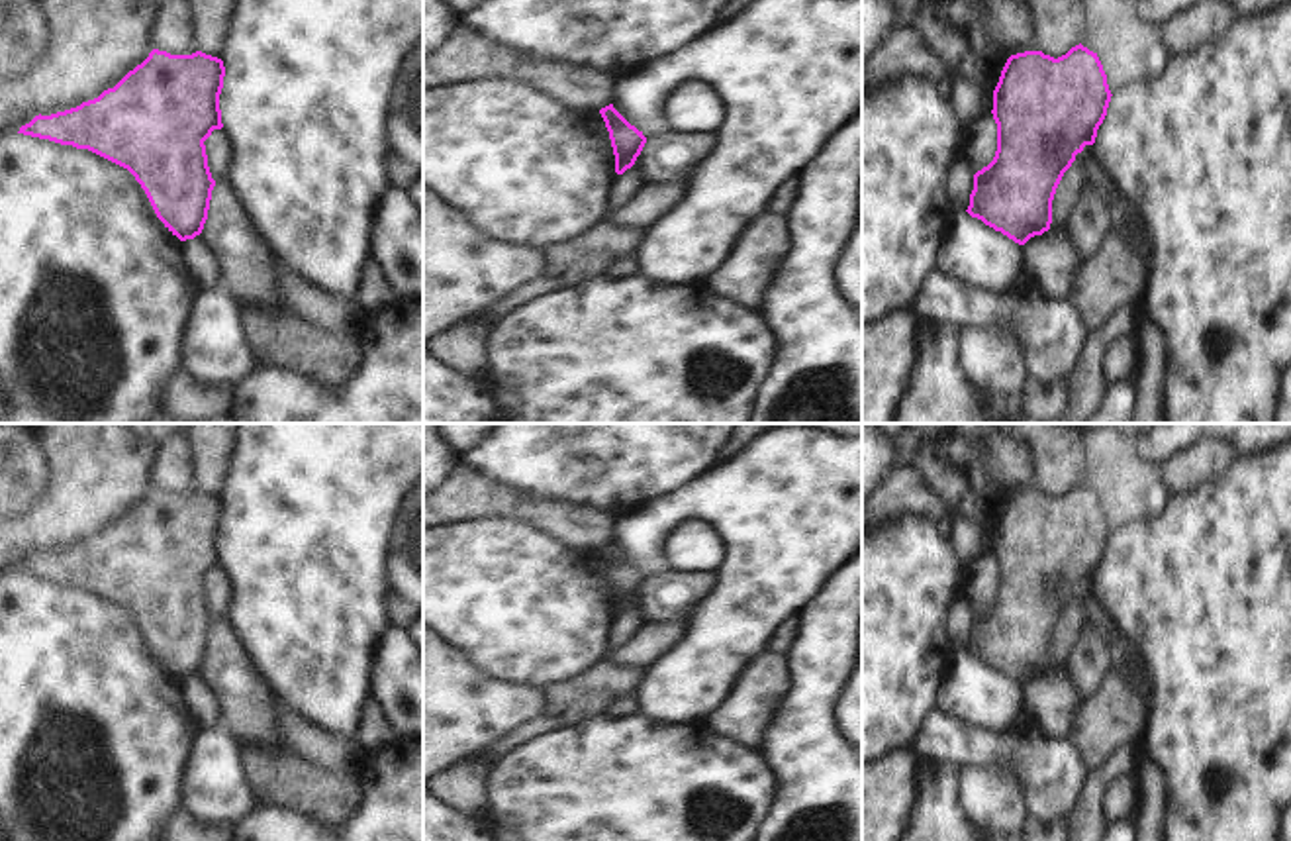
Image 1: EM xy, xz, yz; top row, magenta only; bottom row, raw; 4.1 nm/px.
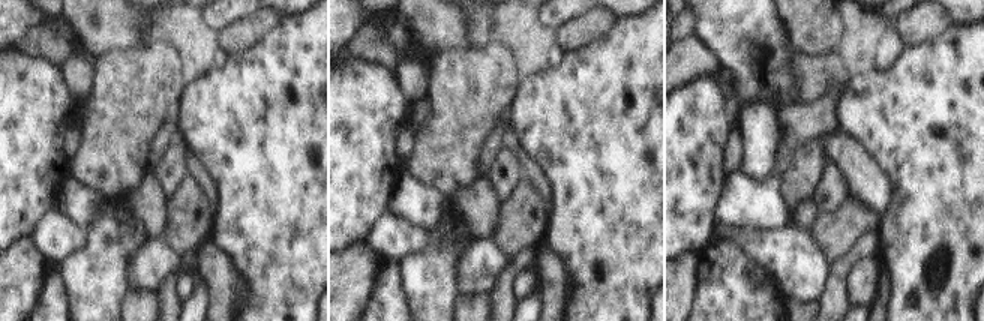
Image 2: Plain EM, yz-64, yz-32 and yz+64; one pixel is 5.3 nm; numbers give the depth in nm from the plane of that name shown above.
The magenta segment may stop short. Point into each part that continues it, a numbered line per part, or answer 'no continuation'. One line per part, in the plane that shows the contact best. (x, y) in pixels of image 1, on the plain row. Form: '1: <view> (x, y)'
no continuation

